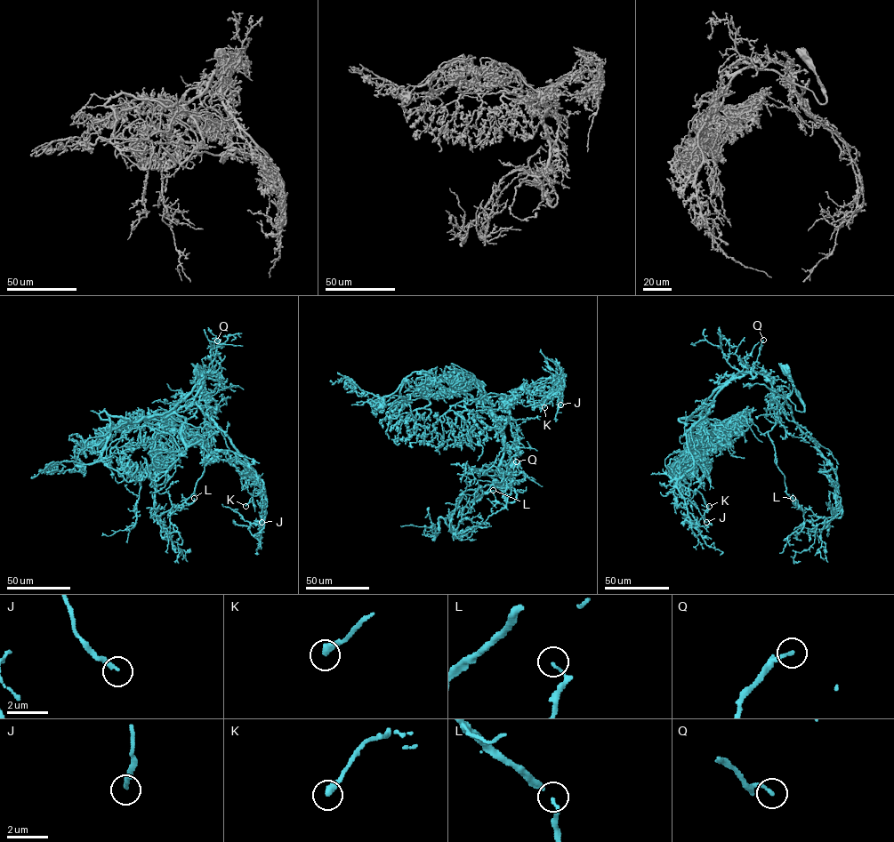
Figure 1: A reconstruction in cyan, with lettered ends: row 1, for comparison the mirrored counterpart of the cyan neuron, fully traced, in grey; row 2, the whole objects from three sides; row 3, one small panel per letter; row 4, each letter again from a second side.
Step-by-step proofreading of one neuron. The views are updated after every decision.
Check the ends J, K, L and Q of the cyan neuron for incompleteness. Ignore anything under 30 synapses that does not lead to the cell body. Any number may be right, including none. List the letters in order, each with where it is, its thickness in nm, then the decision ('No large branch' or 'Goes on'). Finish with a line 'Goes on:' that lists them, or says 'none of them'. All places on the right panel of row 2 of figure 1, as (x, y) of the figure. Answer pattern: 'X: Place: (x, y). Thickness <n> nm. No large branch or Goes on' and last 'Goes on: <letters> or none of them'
J: Place: (706, 522). Thickness 240 nm. No large branch
K: Place: (709, 506). Thickness 360 nm. No large branch
L: Place: (793, 498). Thickness 120 nm. No large branch
Q: Place: (763, 340). Thickness 180 nm. No large branch
Goes on: none of them

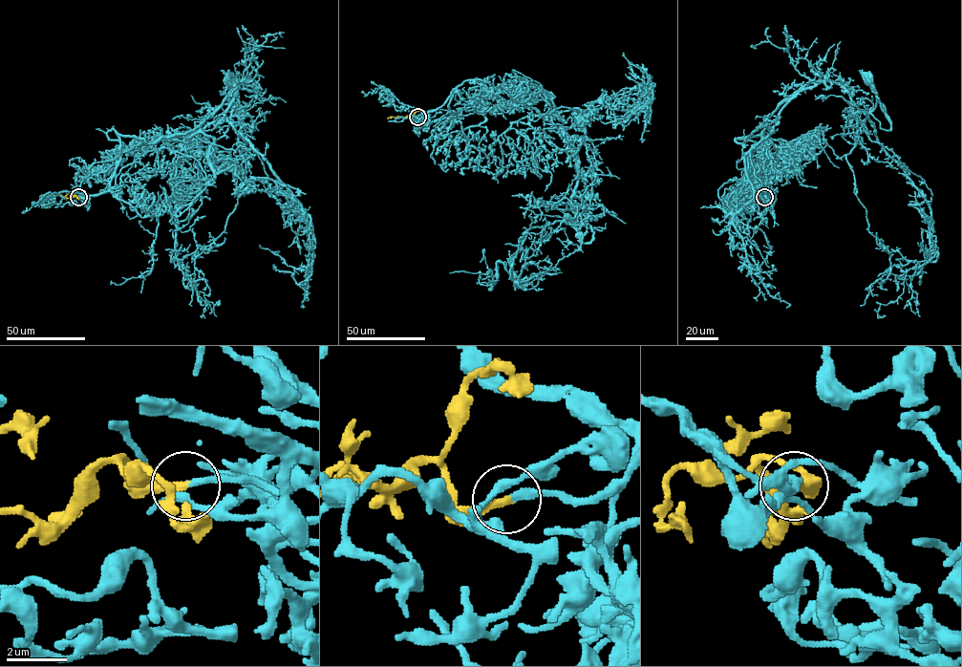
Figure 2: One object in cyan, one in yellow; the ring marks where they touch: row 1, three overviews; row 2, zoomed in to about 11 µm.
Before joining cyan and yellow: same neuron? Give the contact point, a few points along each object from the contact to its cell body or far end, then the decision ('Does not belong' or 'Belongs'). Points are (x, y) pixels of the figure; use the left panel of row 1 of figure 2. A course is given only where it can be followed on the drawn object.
Place: (78, 197). Course of cyan: (78, 196), (89, 196), (79, 185), (95, 162), (191, 131), (238, 81), (230, 103), (253, 130), (230, 78). Course of yellow: (78, 196), (67, 198), (57, 194), (48, 199). Belongs

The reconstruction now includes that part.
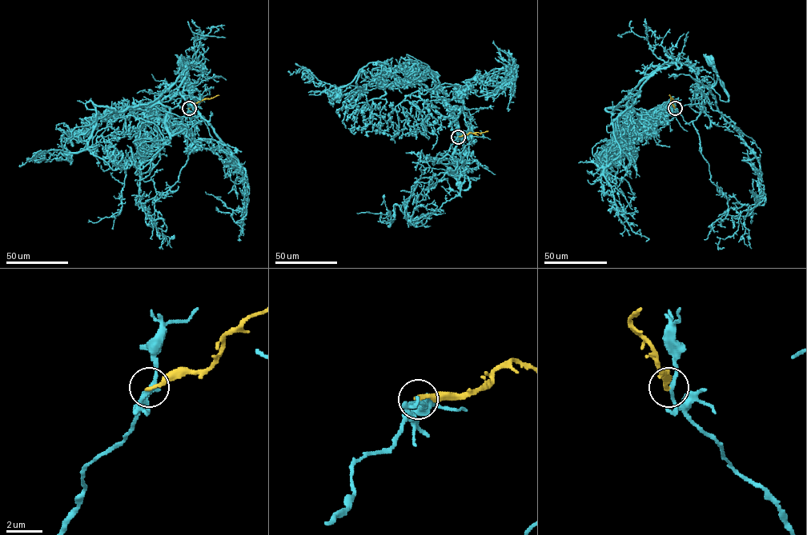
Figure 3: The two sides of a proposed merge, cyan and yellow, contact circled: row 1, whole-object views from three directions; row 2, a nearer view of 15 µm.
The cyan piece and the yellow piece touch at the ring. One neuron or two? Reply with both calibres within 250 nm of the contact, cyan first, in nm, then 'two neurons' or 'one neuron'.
170 nm thick on the cyan side, 240 nm on the other; two neurons

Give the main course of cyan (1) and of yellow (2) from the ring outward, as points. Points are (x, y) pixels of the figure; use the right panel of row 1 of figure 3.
1: (674, 108), (688, 123), (695, 120), (702, 105), (703, 85), (711, 87), (720, 100), (728, 100), (710, 61)
2: (674, 108), (669, 95)

